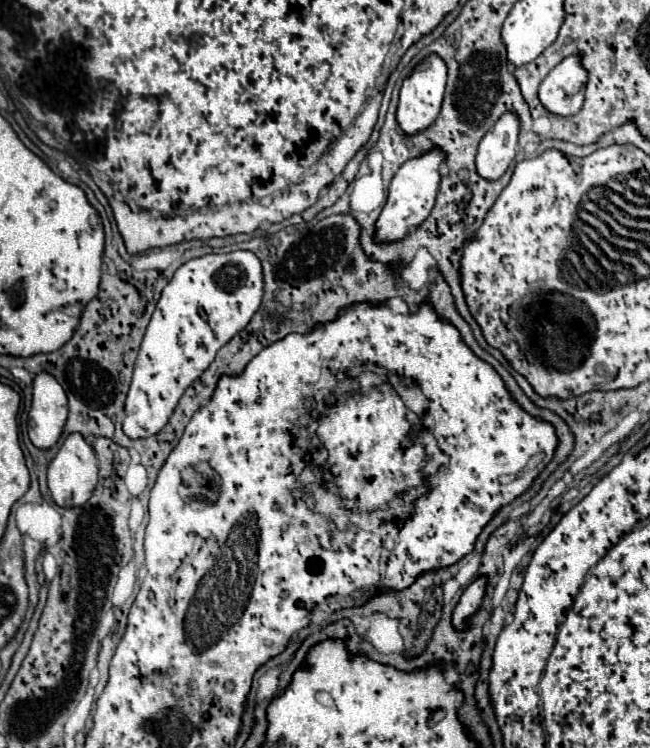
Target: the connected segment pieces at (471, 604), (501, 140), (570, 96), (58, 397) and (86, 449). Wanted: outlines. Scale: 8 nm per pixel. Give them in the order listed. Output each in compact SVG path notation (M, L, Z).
M480 576L463 591L461 601L453 611L453 627L457 631L469 629L469 617L473 617L479 611L483 603L485 587L487 587L487 577Z
M505 113L489 131L477 149L477 173L487 181L497 181L505 175L507 167L517 153L519 121L513 113Z
M577 55L563 59L541 83L539 101L557 117L573 117L583 105L587 73Z
M39 373L33 381L33 403L29 411L29 439L37 449L49 449L53 447L65 427L67 421L67 397L63 387L55 381L49 373Z
M71 433L65 439L65 443L61 445L59 453L55 455L55 459L51 461L49 471L47 471L47 485L49 485L53 501L59 507L65 507L65 509L81 507L93 495L93 489L95 489L97 481L99 481L97 457L95 457L91 445L79 433Z

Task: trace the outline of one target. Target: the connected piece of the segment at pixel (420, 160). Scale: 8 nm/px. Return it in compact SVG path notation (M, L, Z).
M431 149L429 153L421 155L421 157L415 157L415 159L409 159L393 177L391 185L389 185L389 197L387 197L387 203L375 223L375 241L377 243L395 243L395 241L401 241L409 229L413 227L419 227L433 211L433 205L435 205L435 197L437 197L437 191L439 191L439 181L441 181L441 175L439 175L439 167L443 165L443 153L441 149Z

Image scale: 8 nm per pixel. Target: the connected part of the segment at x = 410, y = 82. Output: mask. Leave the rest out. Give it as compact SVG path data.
M427 55L411 71L411 75L403 81L399 107L397 107L397 125L405 135L415 135L415 133L419 133L419 131L433 125L433 121L437 119L439 109L441 109L445 81L447 81L447 67L441 61L441 57L437 57L437 55Z

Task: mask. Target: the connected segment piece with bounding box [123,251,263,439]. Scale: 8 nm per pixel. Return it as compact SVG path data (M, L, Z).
M233 251L225 255L205 255L199 259L191 259L175 271L171 281L173 283L161 293L159 305L151 317L135 361L123 421L123 433L131 439L145 439L157 435L167 425L183 391L213 363L217 351L227 341L231 341L241 329L247 327L247 323L259 309L263 297L261 263L251 251Z

